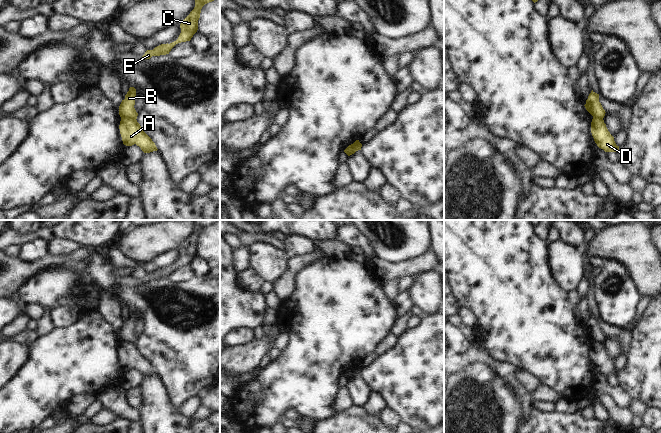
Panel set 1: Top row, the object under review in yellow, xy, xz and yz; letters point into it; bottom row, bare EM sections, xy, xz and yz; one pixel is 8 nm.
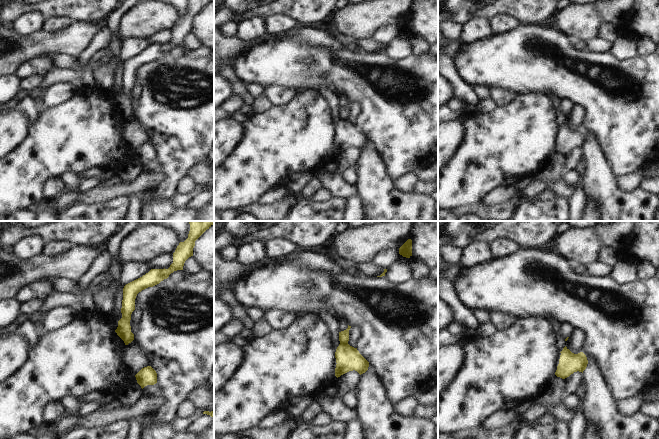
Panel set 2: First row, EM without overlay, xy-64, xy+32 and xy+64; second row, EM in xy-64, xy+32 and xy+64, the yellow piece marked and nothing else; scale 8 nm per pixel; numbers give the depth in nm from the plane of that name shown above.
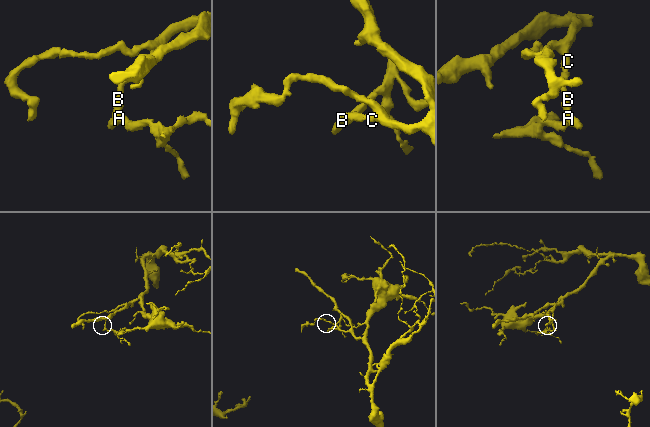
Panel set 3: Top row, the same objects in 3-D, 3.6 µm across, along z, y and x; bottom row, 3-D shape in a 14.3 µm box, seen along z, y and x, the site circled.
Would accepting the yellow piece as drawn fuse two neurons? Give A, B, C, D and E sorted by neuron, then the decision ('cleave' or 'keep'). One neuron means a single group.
groups A D / B C E; cleave

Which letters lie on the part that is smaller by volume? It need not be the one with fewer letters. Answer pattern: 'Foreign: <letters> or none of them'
Foreign: A, D

